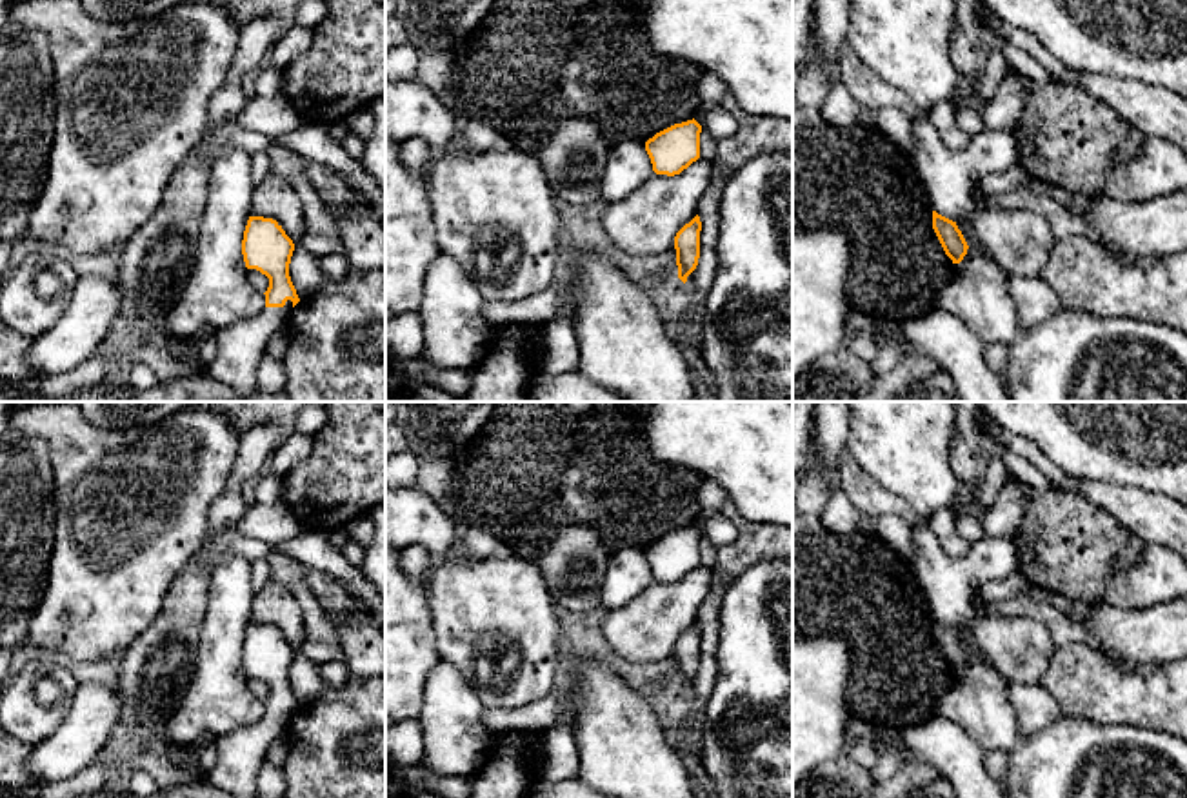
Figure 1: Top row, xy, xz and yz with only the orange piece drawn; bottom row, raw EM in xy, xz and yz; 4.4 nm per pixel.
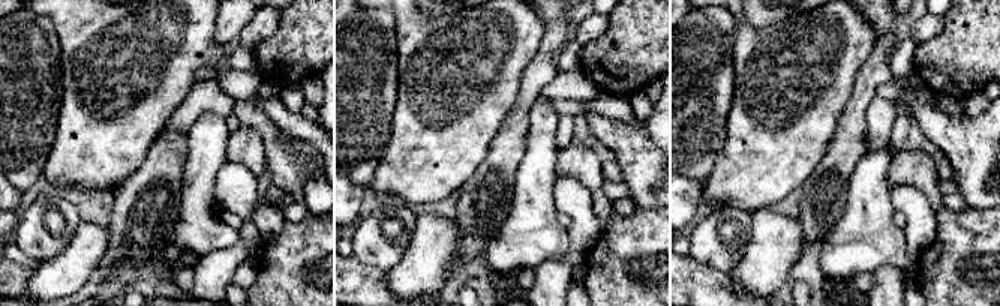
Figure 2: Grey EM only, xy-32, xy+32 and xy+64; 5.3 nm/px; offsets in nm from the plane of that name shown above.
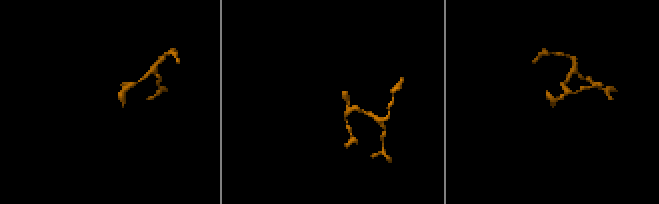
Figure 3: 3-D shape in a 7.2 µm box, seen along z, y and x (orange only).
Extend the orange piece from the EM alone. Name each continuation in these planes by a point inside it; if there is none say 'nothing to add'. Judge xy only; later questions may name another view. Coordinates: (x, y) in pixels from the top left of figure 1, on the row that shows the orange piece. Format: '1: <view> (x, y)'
1: xy (240, 348)

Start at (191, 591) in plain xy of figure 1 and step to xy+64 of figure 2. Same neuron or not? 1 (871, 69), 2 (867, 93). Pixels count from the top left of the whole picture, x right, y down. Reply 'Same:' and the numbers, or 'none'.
Same: 1, 2

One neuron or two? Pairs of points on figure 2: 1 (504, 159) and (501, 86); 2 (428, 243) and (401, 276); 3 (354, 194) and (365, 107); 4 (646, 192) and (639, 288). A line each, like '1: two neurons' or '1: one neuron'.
1: two neurons
2: one neuron
3: two neurons
4: two neurons

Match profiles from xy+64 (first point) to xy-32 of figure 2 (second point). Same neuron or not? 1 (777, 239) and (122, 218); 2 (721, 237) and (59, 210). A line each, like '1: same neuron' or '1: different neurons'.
1: different neurons
2: same neuron

